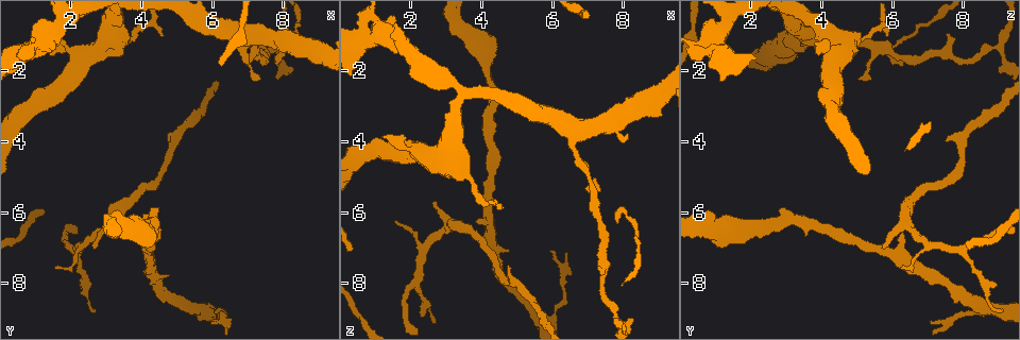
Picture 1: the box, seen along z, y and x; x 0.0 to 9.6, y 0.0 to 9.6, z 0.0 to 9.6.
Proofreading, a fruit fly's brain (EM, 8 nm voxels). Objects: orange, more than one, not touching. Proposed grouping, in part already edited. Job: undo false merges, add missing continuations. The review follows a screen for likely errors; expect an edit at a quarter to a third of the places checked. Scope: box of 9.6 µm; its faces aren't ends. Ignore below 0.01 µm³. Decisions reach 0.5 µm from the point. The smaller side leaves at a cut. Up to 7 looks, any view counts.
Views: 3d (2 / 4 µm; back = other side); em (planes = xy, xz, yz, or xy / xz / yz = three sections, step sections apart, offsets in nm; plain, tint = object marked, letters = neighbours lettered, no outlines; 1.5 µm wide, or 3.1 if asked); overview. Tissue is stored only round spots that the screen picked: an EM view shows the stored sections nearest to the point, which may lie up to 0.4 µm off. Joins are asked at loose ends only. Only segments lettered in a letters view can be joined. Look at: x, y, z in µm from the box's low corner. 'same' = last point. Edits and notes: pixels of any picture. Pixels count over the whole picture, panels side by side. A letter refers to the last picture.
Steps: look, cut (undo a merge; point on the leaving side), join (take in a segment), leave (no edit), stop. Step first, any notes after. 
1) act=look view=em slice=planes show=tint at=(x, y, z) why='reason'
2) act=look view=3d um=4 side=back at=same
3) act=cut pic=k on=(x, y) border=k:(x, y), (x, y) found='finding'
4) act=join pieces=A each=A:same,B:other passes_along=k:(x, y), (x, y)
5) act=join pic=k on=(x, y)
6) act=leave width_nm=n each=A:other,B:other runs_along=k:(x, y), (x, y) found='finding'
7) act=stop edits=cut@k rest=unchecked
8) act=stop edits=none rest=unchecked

act=look view=em slice=planes show=tint at=(2.70, 8.70, 9.15)

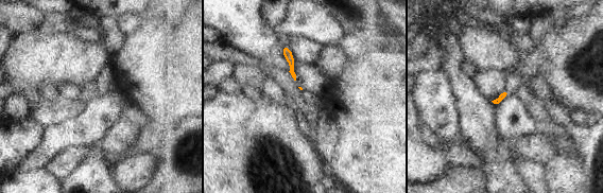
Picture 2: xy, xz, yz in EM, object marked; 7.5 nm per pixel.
act=look view=em slice=planes show=letters at=same

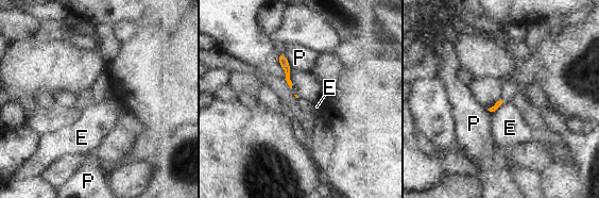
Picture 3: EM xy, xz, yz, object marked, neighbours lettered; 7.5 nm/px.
act=leave longest_contact=P:140nm each=E:other,P:other border=3:(502, 101), (494, 112) found='none of them fits'

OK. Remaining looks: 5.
act=look view=em slice=yz step=4 show=tint at=(5.75, 8.85, 9.00) why='thick turns thin'

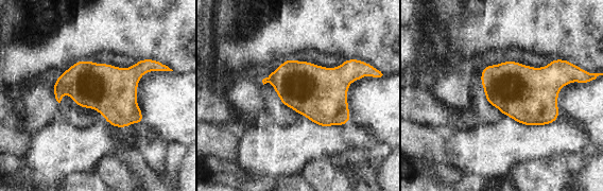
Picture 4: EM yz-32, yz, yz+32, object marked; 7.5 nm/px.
act=look view=em slice=planes show=letters at=same

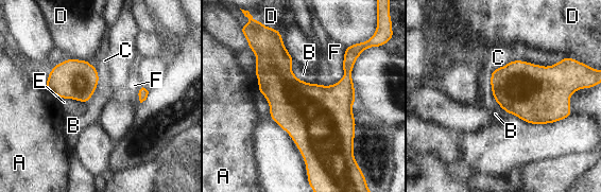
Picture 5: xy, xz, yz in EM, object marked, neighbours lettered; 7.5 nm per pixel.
act=leave width_nm=40 each=A:other,B:other,C:other,D:other,E:other,F:other border=5:(493, 69), (491, 92), (508, 114) found='continuous, no second neuron'

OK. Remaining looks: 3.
act=look view=em slice=planes show=letters at=(7.85, 1.35, 8.95) why='a fork'

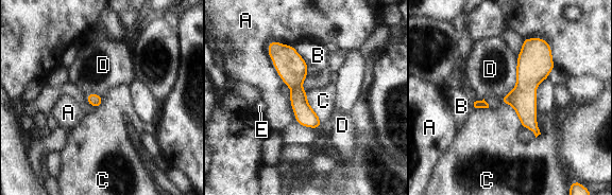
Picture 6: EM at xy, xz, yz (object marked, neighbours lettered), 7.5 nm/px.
act=leave each=A:other,B:other,C:other,D:other,E:other found='continuous, no second neuron'

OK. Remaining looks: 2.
act=stop edits=none rest=unchecked

